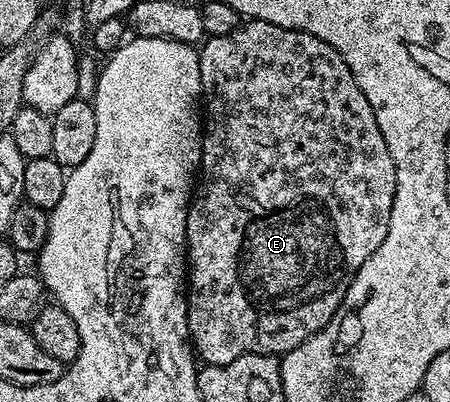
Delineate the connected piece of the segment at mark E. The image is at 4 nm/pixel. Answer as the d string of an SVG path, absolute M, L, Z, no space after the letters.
M248 19L230 33L205 38L198 54L202 138L198 143L198 182L186 217L188 337L195 354L205 364L226 365L243 355L282 357L327 325L358 269L362 269L374 249L386 241L386 233L390 229L390 209L394 205L396 192L396 162L394 157L390 157L386 137L382 137L382 129L378 129L378 121L370 101L366 101L366 93L358 89L354 73L350 73L346 61L342 61L342 57L333 47L326 45L326 41L305 31L286 29L261 19Z

